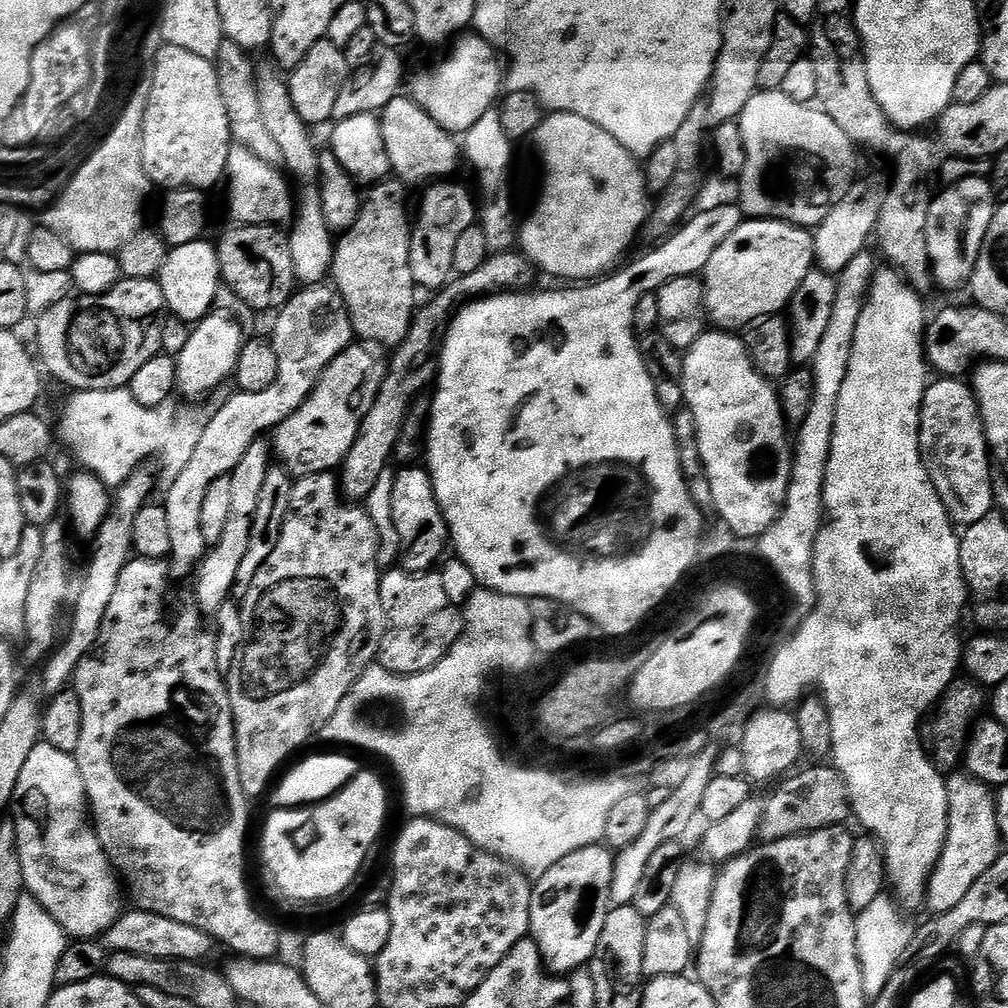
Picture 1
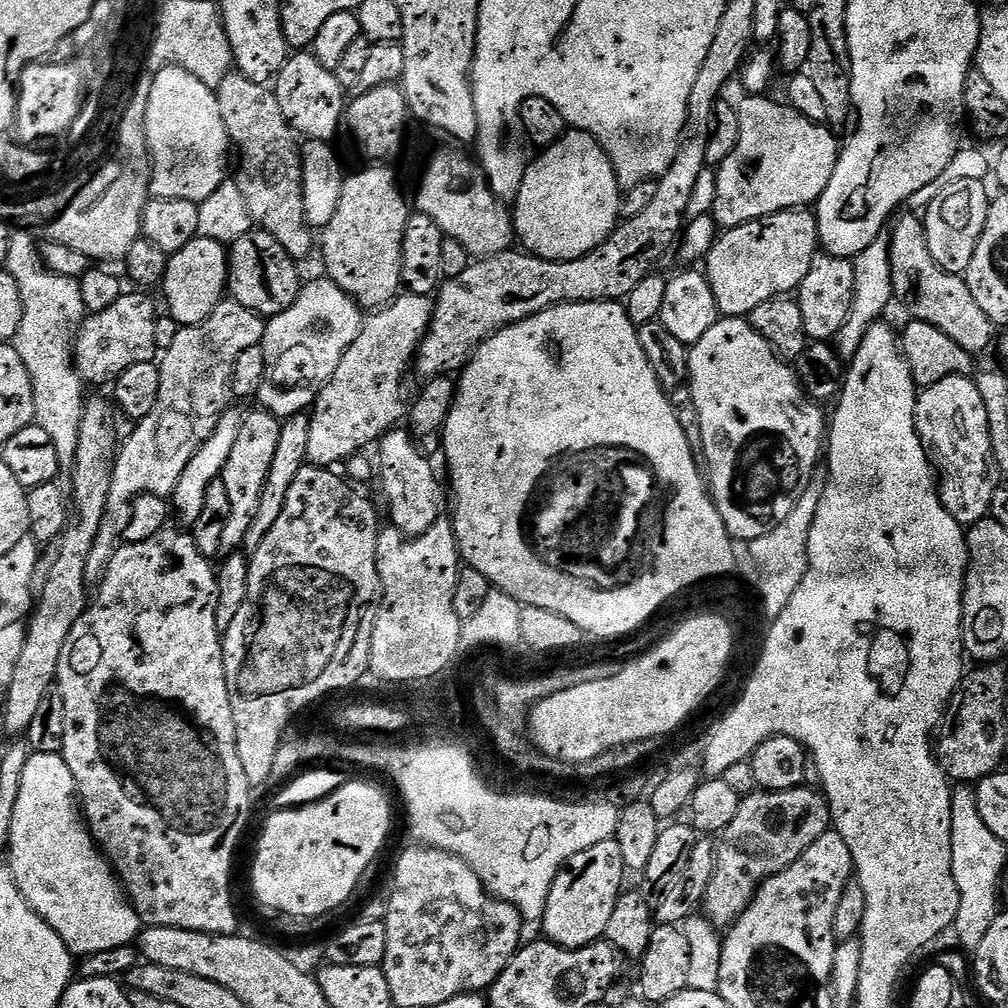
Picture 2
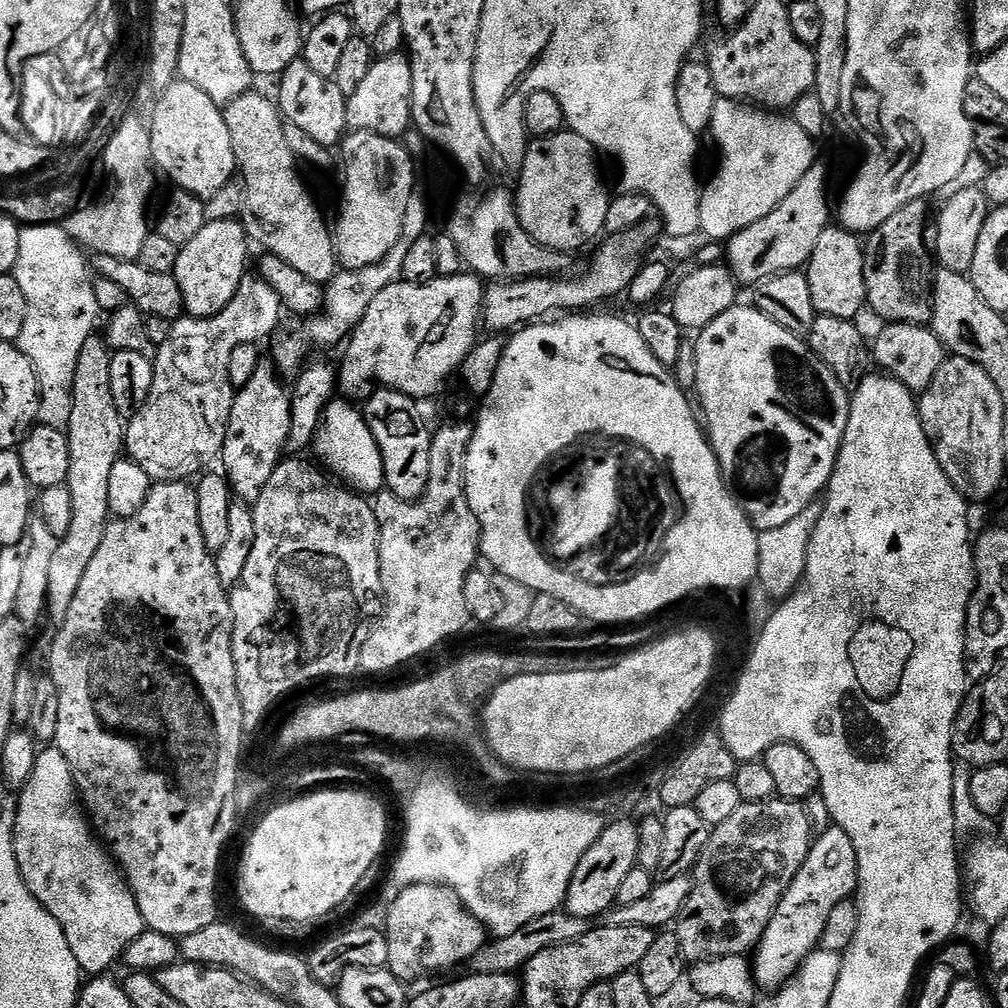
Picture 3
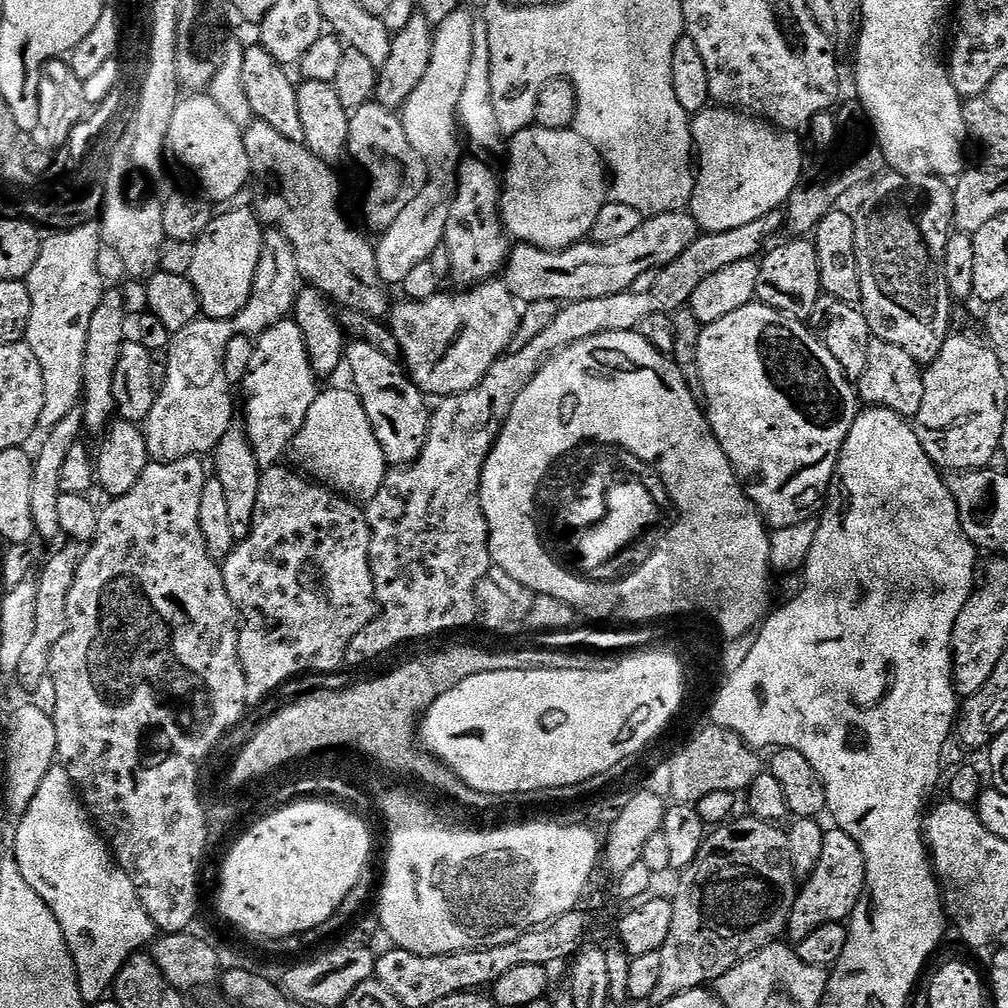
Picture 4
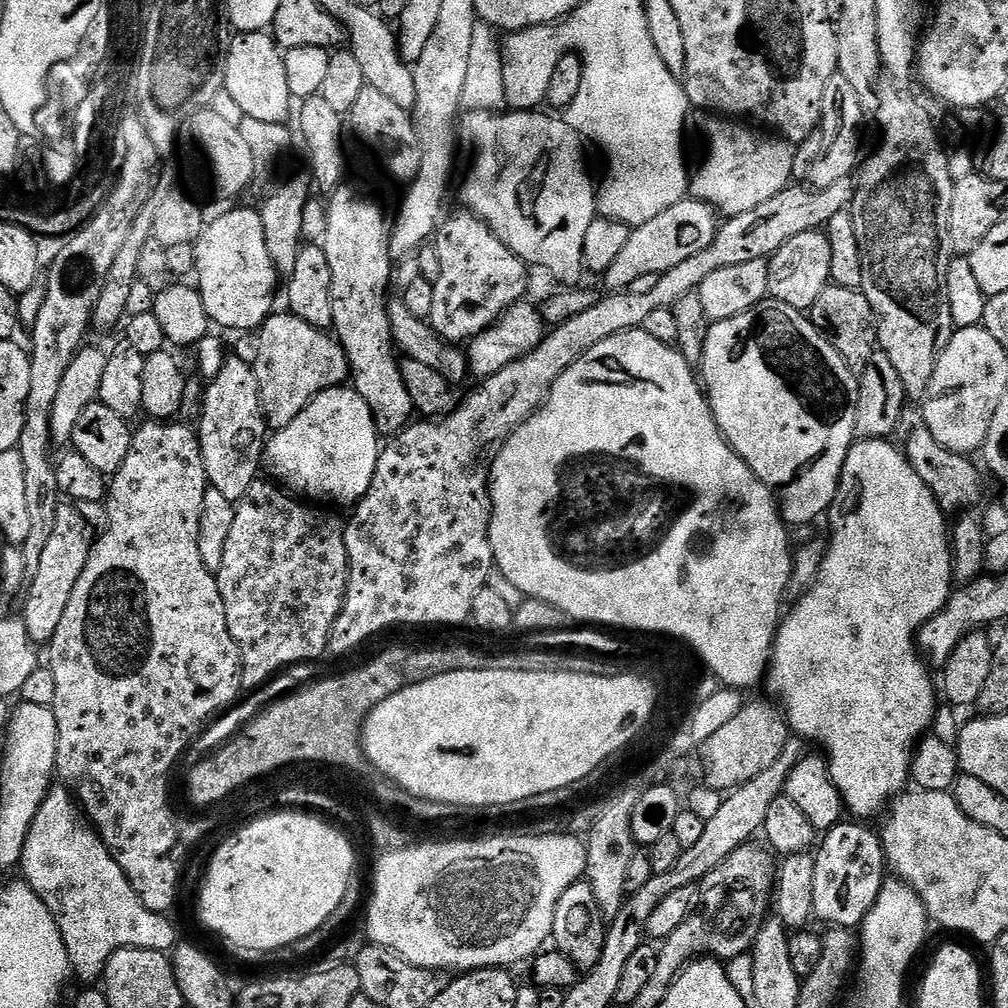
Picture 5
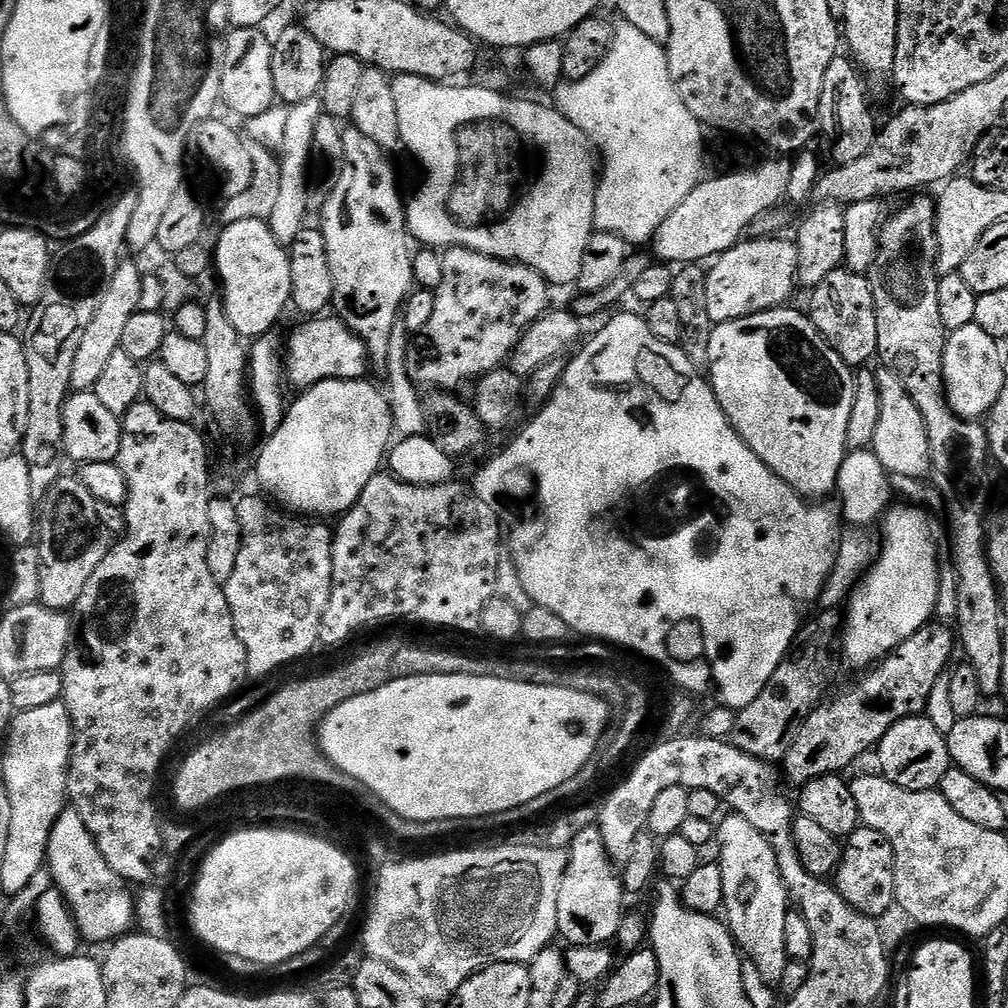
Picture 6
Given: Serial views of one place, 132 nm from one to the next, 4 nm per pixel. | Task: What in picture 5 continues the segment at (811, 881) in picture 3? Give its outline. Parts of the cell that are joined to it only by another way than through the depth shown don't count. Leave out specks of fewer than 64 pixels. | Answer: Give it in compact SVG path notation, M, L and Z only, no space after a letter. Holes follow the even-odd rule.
M841 822L835 824L831 830L823 833L822 839L815 849L814 857L816 865L814 866L813 910L815 912L815 919L817 921L819 919L825 920L825 925L834 928L856 930L864 923L866 914L870 914L874 902L878 902L878 894L882 890L886 879L886 857L884 855L883 839L881 839L877 833L875 836L875 834L864 825L867 823L848 823L849 822Z

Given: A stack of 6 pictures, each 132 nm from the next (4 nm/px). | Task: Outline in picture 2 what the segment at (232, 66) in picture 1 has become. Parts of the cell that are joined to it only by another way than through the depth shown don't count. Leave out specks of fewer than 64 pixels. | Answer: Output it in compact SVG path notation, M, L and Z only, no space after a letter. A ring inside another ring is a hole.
M232 70L214 91L231 147L240 151L240 164L252 179L239 181L242 198L246 198L248 217L259 231L274 234L293 260L303 262L312 252L314 232L303 212L306 179L301 145L296 144L297 133L286 122L275 91L268 84L259 84Z

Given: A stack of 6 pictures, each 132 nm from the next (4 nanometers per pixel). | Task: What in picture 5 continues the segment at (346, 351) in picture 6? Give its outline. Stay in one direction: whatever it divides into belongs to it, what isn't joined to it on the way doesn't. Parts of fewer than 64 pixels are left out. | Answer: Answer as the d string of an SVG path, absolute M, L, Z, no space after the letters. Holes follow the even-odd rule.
M273 314L260 325L258 332L260 336L260 349L256 352L254 367L258 386L260 387L260 401L264 407L264 418L268 421L268 427L272 430L279 430L290 426L302 410L318 394L322 394L328 388L341 387L349 379L350 367L348 355L344 353L344 347L340 345L335 335L329 334L325 329L310 326L302 318L291 314Z

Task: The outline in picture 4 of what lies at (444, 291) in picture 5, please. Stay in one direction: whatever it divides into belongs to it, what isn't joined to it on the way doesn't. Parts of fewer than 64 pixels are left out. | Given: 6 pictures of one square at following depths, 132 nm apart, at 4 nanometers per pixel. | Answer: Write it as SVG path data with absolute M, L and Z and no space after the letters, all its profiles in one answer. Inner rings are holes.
M461 159L460 173L456 176L456 193L452 196L450 214L446 217L443 246L450 256L450 280L460 290L475 288L488 280L497 279L508 263L510 240L500 221L500 190L502 180L492 173L487 159Z

